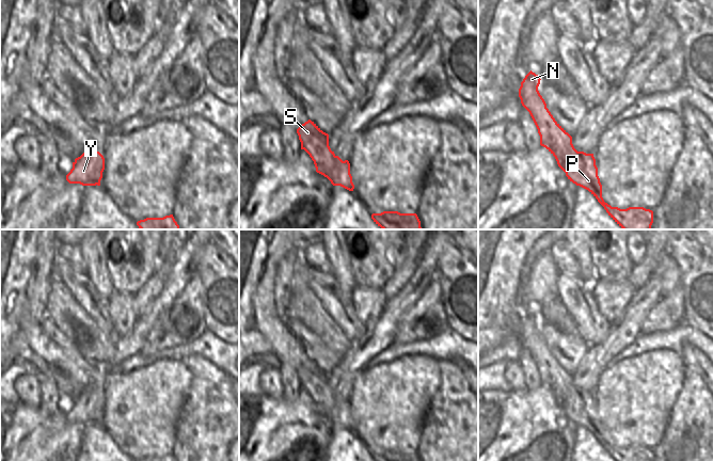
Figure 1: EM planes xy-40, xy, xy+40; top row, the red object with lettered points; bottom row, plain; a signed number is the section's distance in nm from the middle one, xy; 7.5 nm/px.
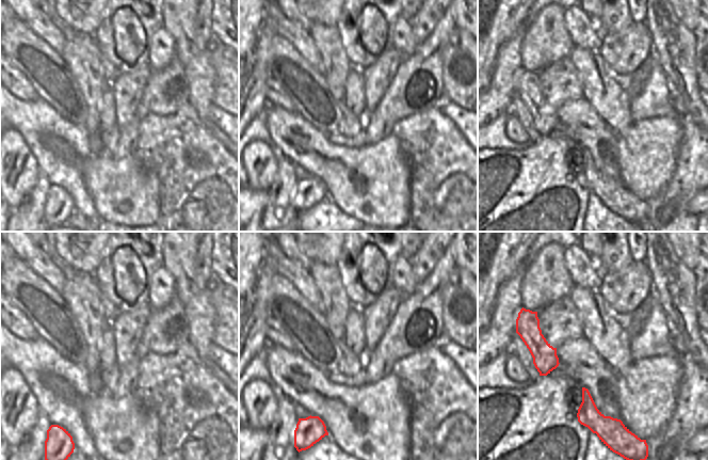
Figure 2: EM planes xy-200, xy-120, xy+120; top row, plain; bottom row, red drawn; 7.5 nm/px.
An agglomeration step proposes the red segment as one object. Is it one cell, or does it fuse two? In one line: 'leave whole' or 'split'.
split

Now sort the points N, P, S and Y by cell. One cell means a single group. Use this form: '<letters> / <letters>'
N P S / Y

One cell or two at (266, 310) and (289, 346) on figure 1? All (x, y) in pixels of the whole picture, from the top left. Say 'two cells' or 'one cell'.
one cell

